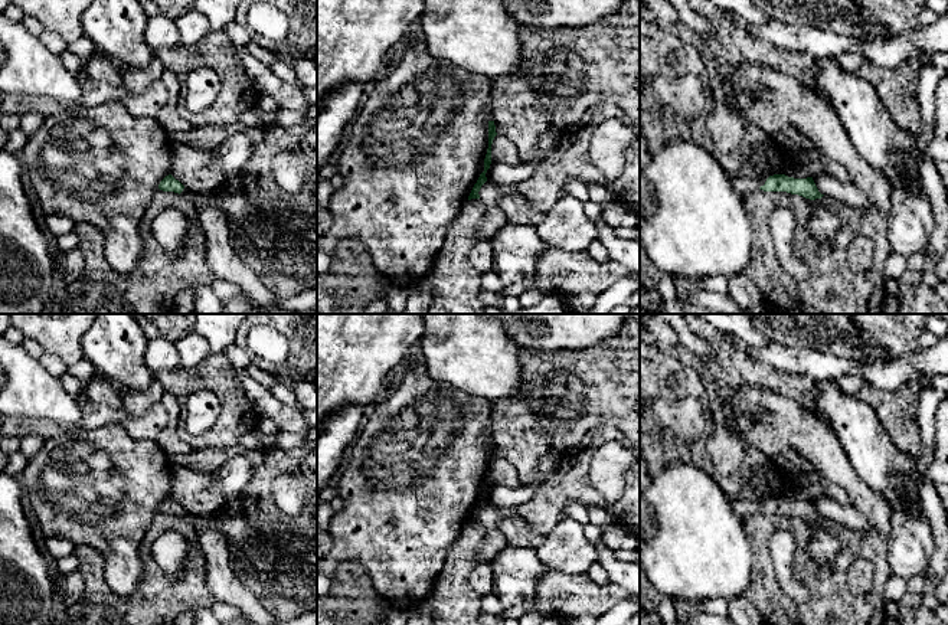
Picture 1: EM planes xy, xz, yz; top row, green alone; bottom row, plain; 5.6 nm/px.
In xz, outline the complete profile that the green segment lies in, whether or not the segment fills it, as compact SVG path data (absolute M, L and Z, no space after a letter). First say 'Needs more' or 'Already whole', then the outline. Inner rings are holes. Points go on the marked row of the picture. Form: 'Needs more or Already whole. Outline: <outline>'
Needs more. Outline: M491 101L487 104L487 117L488 117L488 148L487 148L487 154L486 154L486 158L484 158L484 171L480 174L477 183L474 184L470 196L468 196L468 200L471 199L480 199L480 189L481 186L487 181L487 177L486 177L486 173L487 170L490 168L490 164L491 164L491 144L493 144L493 140L494 137L497 135L496 132L496 125L494 125L494 115L493 115L493 111L491 111Z

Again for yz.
Needs more. Outline: M785 174L764 176L759 183L755 183L752 179L733 179L733 187L739 196L746 196L754 193L756 189L764 192L787 192L791 194L798 194L810 200L821 199L821 194L813 180L807 179L794 179Z

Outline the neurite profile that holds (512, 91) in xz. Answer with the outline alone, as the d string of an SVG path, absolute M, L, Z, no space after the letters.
M517 72L491 79L491 111L496 132L510 138L522 161L537 157L537 137L550 128L549 111Z

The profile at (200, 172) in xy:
M171 144L170 174L202 196L213 193L228 180L213 150L196 150L187 144Z

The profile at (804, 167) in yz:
M810 157L794 158L792 164L784 170L784 174L794 179L814 177L823 170L823 164Z

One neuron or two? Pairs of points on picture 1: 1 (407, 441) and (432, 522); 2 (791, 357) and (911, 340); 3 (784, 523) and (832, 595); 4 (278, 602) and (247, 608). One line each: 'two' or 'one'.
1: one
2: two
3: one
4: two

